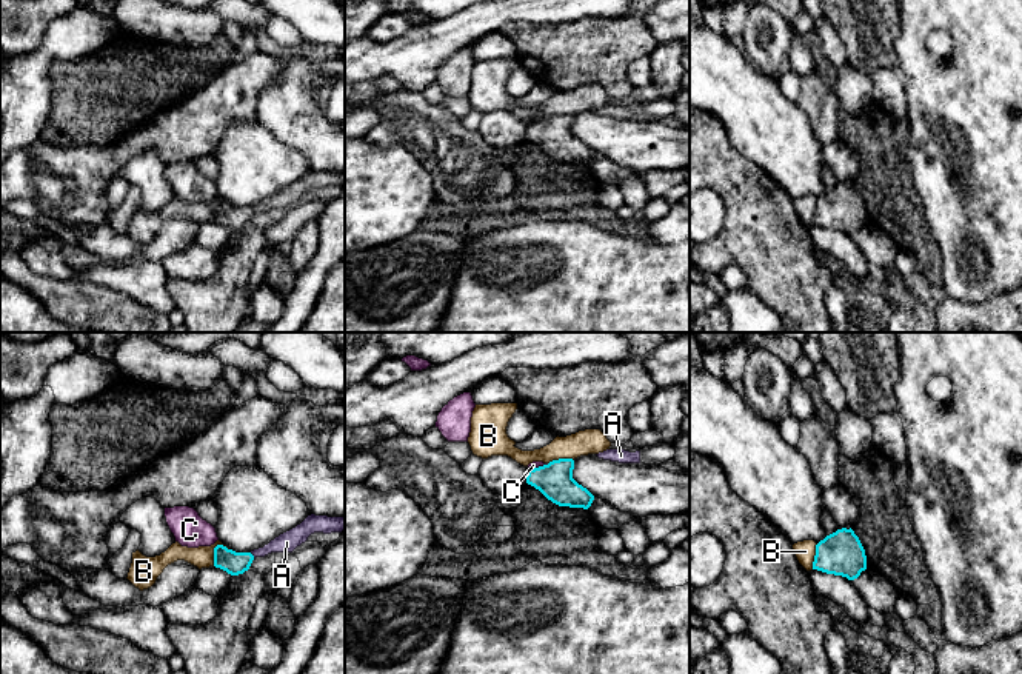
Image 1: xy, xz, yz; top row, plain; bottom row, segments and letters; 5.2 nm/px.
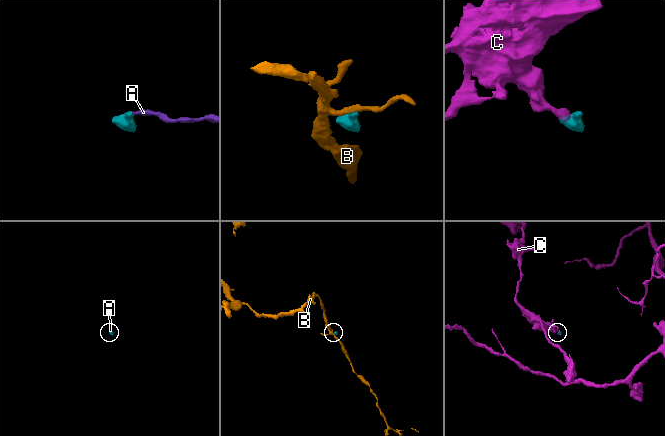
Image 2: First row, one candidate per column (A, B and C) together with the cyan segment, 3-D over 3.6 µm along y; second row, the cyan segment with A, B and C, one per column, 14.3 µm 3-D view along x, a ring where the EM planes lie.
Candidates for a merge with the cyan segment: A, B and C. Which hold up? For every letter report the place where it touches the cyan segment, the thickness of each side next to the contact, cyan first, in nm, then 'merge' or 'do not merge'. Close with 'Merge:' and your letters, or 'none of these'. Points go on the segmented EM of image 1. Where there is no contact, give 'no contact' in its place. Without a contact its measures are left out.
A: meets cyan in xy at (253, 556); 120 nm thick on the cyan side, 110 nm on the other; merge
B: meets cyan in xy at (214, 551); 120 nm thick on the cyan side, 110 nm on the other; do not merge
C: meets cyan in xz at (539, 467); 190 nm thick on the cyan side, 40 nm on the other; do not merge
Merge: A

